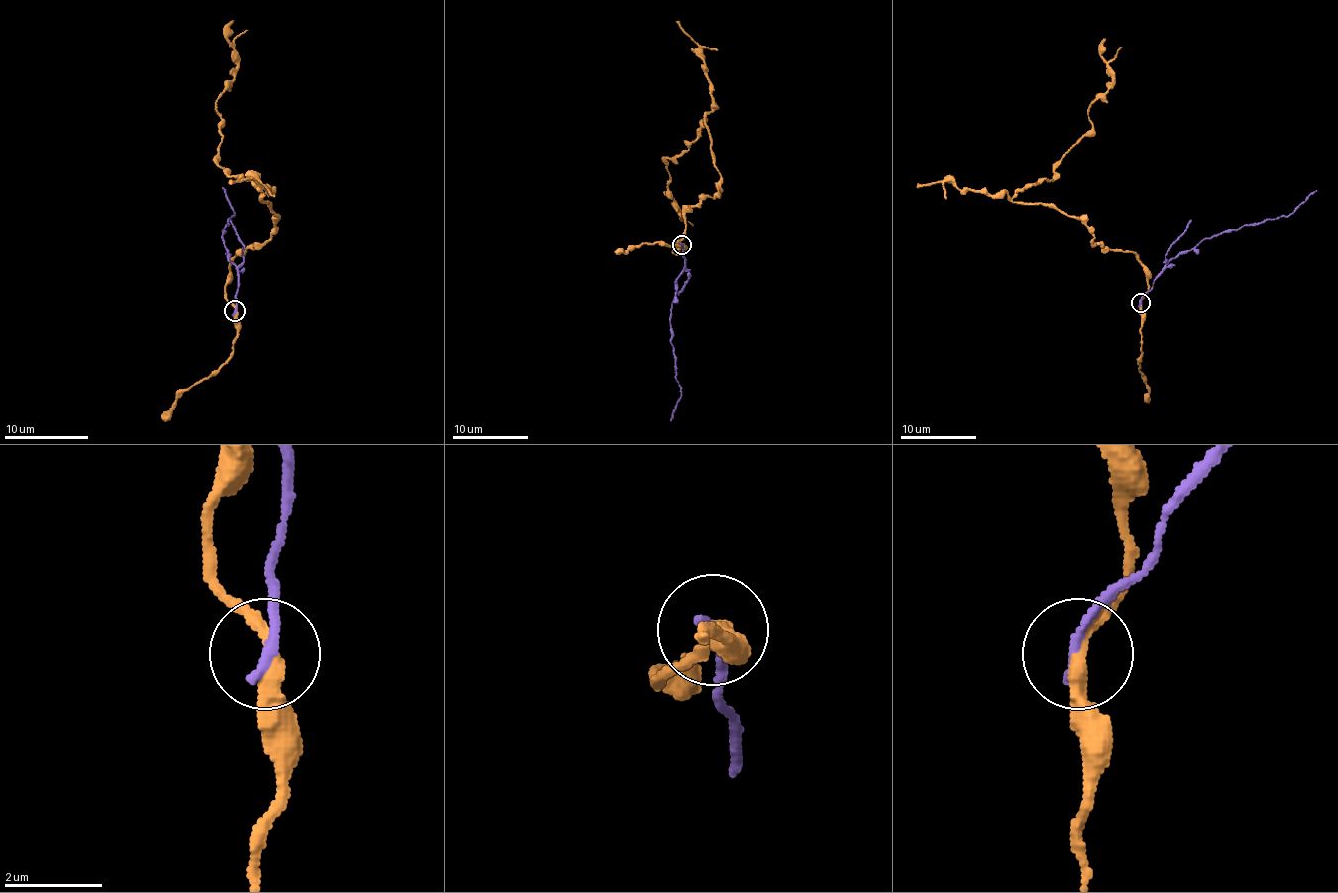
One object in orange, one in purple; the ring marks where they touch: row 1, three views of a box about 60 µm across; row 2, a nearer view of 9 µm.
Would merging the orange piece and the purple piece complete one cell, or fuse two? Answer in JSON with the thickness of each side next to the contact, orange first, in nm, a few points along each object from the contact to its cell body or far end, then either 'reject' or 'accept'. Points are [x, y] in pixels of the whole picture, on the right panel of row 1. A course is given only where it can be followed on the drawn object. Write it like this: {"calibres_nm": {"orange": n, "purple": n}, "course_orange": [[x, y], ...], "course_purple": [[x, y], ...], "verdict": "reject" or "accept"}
{"calibres_nm": {"orange": 280, "purple": 280}, "course_orange": [[1141, 302], [1148, 285], [1133, 252], [1013, 199], [1053, 180], [1091, 129], [1087, 111], [1112, 81], [1105, 39]], "course_purple": [[1141, 302], [1156, 275], [1204, 239], [1287, 216], [1316, 190]], "verdict": "reject"}

